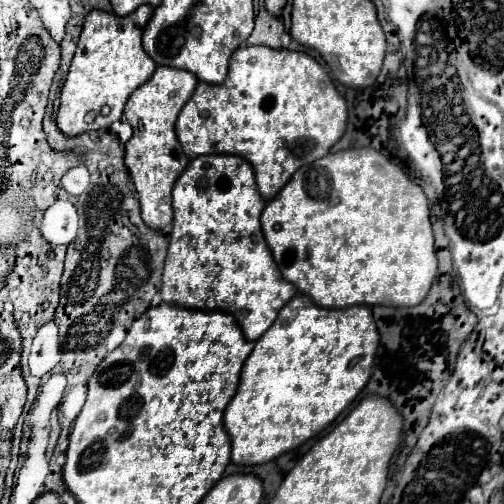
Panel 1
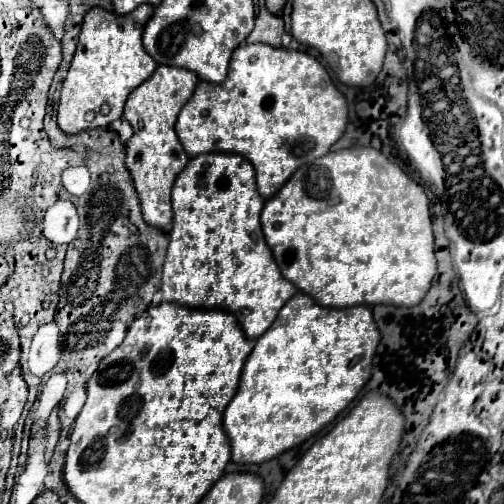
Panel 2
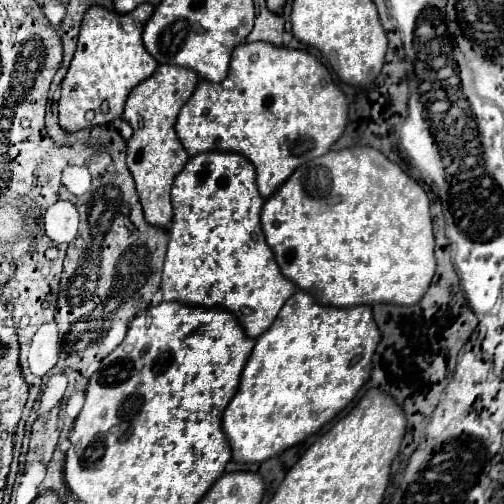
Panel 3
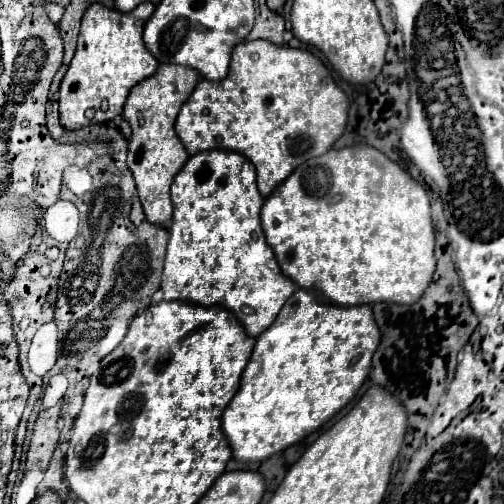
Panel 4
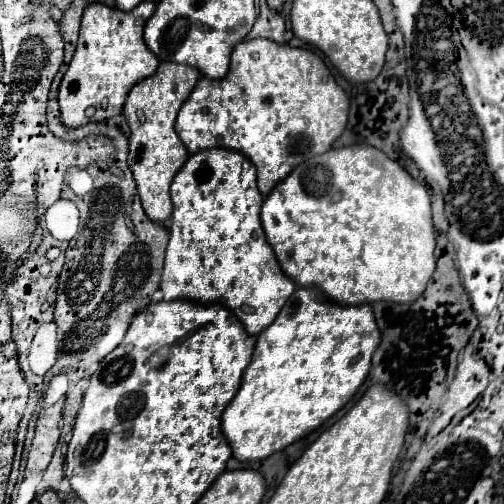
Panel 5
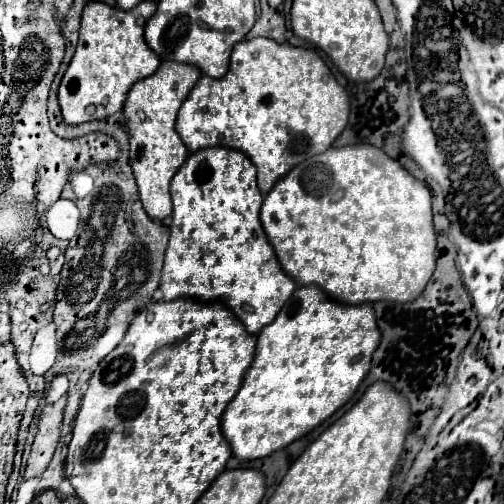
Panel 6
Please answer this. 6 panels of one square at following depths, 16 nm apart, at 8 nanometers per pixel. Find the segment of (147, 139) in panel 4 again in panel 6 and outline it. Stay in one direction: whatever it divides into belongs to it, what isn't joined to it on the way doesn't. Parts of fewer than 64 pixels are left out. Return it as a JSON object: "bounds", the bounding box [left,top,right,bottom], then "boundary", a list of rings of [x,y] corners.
{"bounds":[124,60,202,220],"boundary":[[[164,60],[152,76],[138,80],[126,96],[124,114],[130,128],[130,166],[138,182],[140,200],[148,216],[154,220],[162,220],[172,214],[170,180],[188,156],[188,148],[178,136],[174,128],[174,120],[178,108],[182,106],[194,84],[198,82],[200,74],[202,72],[196,66]]]}

